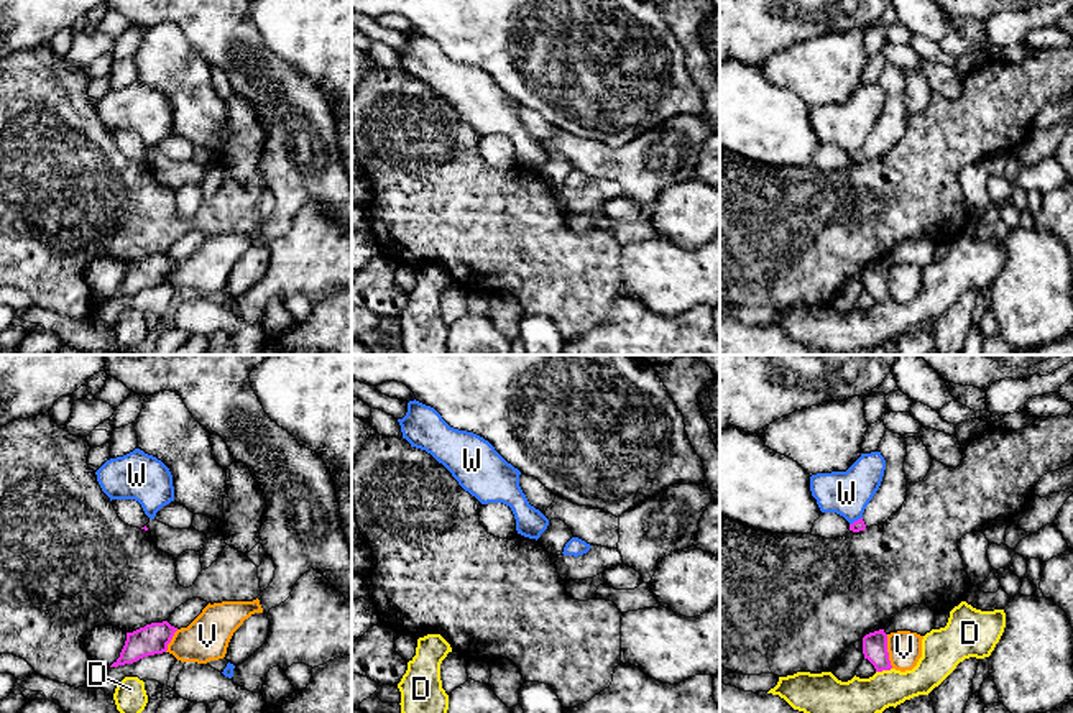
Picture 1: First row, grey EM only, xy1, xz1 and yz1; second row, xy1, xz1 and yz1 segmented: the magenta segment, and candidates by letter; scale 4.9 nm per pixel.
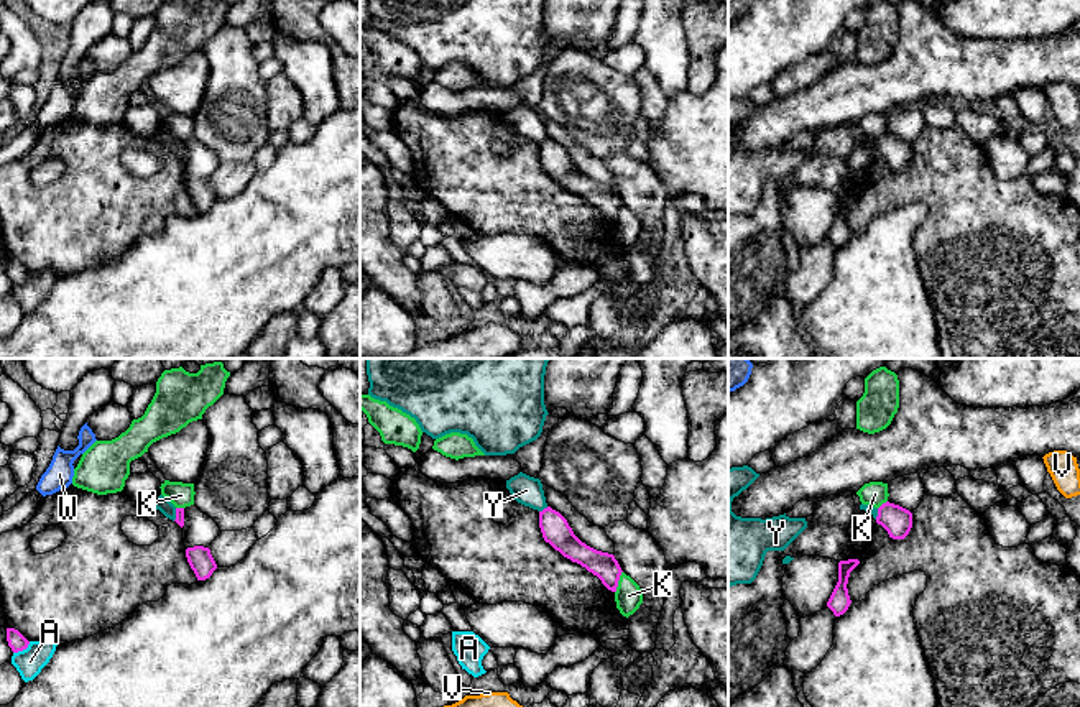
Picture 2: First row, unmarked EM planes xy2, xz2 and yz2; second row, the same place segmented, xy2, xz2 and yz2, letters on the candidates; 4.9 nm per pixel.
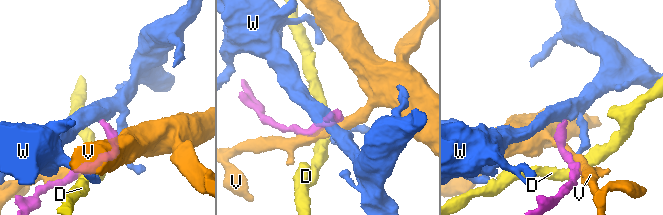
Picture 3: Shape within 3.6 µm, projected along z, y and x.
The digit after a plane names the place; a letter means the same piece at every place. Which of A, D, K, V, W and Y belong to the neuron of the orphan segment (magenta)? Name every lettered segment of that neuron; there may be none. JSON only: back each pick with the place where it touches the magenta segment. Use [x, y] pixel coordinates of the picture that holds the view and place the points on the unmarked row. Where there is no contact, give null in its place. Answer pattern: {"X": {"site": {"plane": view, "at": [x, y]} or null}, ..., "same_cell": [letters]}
{"same_cell": []}

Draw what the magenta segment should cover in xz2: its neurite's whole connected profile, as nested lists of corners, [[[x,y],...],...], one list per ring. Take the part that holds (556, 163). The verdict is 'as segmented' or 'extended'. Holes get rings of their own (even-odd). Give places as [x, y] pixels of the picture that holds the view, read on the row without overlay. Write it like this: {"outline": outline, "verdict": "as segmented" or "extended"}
{"outline": [[[551,138],[539,143],[539,159],[544,173],[556,183],[597,207],[608,222],[616,224],[623,202],[613,186],[597,183],[582,174],[567,151]]], "verdict": "as segmented"}

